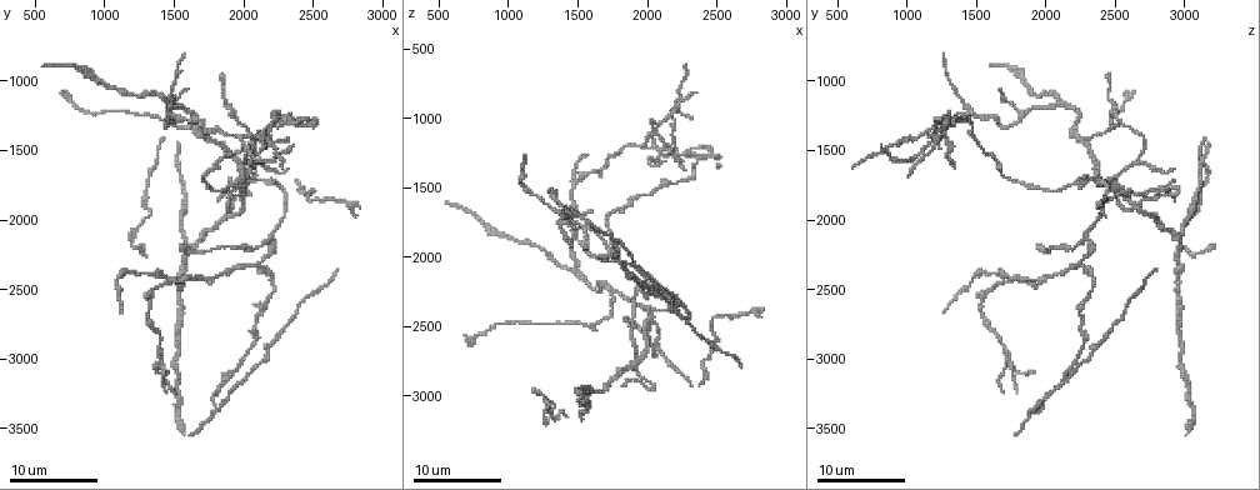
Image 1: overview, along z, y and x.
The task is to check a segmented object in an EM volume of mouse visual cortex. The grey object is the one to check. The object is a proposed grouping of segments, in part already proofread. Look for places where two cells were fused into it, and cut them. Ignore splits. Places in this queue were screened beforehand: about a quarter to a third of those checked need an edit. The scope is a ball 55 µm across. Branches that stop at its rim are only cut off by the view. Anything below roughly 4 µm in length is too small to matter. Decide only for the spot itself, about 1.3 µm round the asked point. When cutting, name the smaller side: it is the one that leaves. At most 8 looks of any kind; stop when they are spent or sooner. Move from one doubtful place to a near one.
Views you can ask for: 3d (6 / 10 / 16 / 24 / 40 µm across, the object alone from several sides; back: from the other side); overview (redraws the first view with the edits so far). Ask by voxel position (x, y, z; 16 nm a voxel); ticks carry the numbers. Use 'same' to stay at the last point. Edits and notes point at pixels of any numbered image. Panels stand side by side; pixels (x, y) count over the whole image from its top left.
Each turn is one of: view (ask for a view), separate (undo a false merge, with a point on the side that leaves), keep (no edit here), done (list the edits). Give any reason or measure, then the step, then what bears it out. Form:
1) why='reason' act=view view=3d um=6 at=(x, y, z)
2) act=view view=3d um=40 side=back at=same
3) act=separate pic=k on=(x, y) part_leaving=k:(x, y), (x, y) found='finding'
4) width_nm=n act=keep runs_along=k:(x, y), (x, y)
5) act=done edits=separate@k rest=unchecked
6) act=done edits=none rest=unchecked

why='three-way junction' act=view view=3d um=16 at=(1740, 1440, 2280)

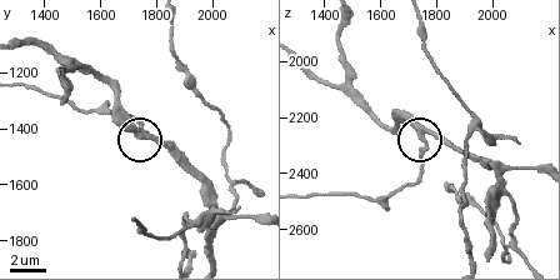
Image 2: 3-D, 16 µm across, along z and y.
arms=3 act=keep found='one cell here'

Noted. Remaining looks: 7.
why='two arms in line, one across' act=view view=3d um=16 at=(1480, 1160, 2060)

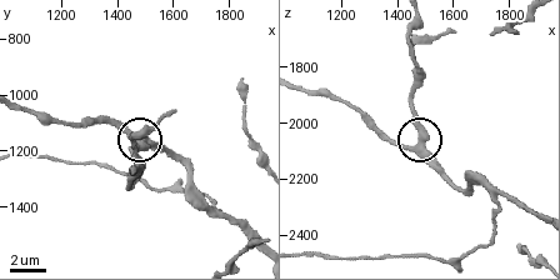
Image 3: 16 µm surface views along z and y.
act=view view=3d um=16 side=back at=(1480, 1160, 2070)

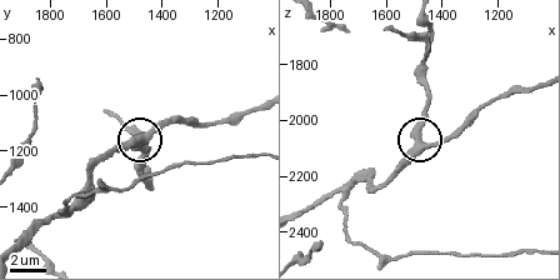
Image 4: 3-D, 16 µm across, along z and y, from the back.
arms=3 act=keep runs_along=4:(398, 163), (415, 143), (450, 139) found='continuous, no second cell'

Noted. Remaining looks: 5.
why='branch point' act=view view=3d um=6 at=(2180, 2120, 2280)

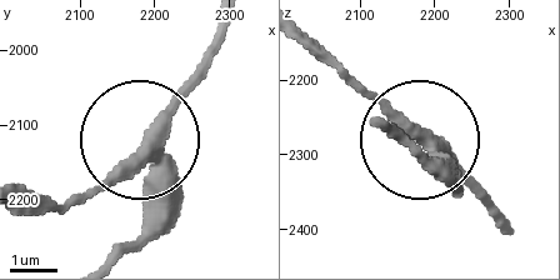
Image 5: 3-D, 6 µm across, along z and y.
arms=3 act=separate pic=5 on=(174, 208) part_leaving=5:(153, 149), (153, 218), (129, 253) found='a second cell is stuck on'

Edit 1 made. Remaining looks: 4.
why='three-way junction' act=view view=3d um=6 at=(1460, 1240, 1480)

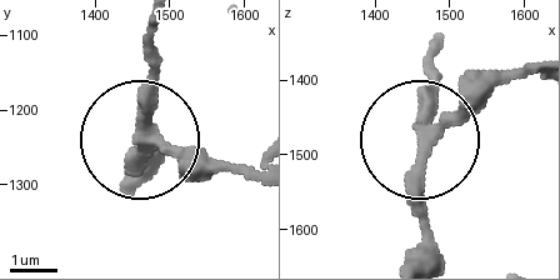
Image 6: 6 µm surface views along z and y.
width_nm=290 act=keep runs_along=6:(129, 181), (153, 30) found='all the same cell'

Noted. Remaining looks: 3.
act=done edits=separate@5 rest=unchecked

